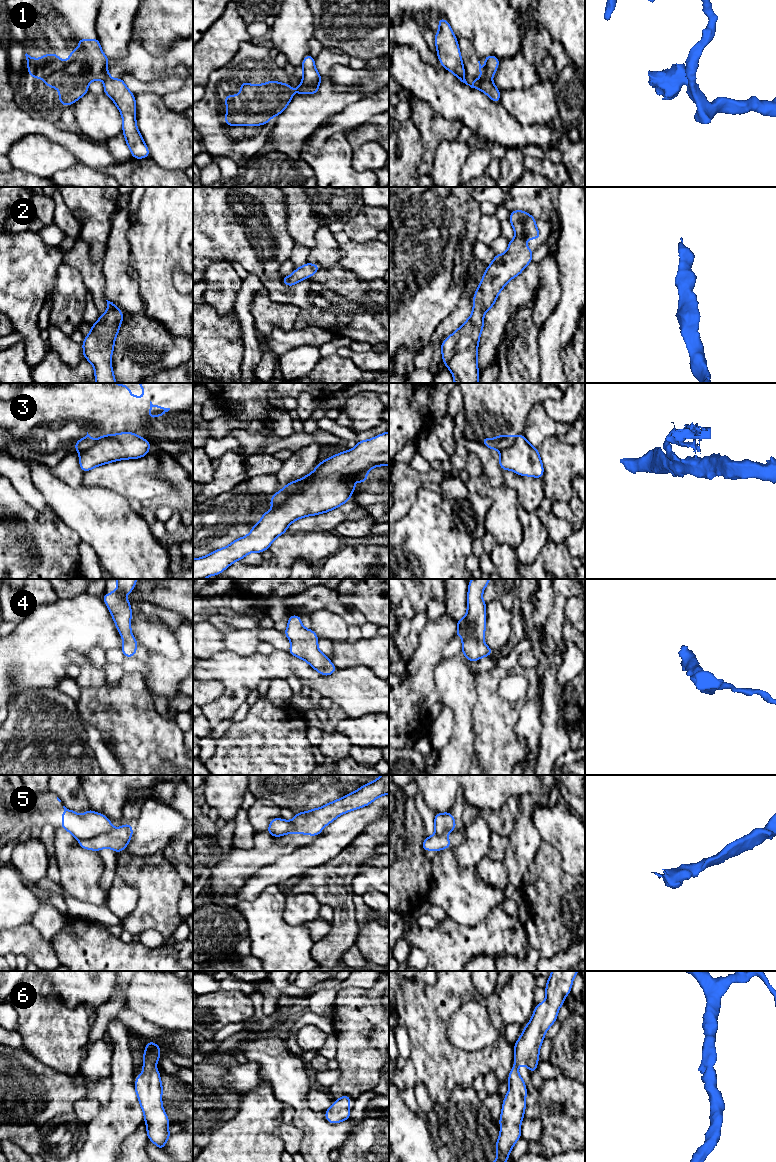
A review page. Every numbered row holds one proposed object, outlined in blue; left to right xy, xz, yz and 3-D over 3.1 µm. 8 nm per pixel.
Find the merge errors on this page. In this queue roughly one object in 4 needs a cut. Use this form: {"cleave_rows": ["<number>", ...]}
{"cleave_rows": ["1", "5"]}

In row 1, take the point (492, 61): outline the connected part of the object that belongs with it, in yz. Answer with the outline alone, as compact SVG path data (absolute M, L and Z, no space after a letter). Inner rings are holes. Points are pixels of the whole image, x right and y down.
M489 55L483 57L483 60L487 63L487 67L482 67L480 61L478 61L480 75L483 77L483 79L491 80L495 72L498 70L497 67L500 59L494 55Z

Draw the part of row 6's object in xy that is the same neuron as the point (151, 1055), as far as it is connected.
M148 1041L143 1054L143 1071L136 1077L134 1088L147 1124L148 1140L163 1150L168 1138L170 1121L162 1105L162 1082L155 1065L160 1058L160 1046Z

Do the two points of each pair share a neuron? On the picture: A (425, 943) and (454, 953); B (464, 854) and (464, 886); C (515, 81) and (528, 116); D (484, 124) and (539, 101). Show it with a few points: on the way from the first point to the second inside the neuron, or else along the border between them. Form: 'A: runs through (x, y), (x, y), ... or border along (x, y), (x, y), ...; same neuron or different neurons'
A: runs through (432, 943), (447, 946); same neuron
B: border along (451, 848), (455, 860), (460, 865), (475, 868); different neurons
C: border along (540, 81), (527, 88), (502, 89), (500, 91); different neurons
D: border along (500, 103), (510, 115), (523, 125), (530, 125); different neurons

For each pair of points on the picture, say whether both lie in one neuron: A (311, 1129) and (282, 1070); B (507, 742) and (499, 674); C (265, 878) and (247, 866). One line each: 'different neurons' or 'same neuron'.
A: same neuron
B: same neuron
C: different neurons

